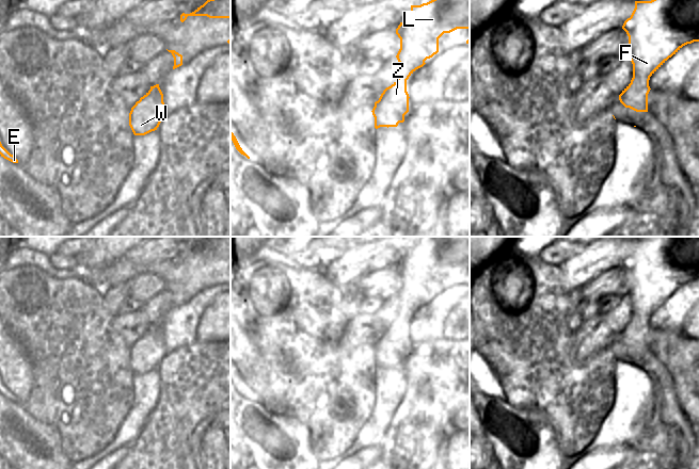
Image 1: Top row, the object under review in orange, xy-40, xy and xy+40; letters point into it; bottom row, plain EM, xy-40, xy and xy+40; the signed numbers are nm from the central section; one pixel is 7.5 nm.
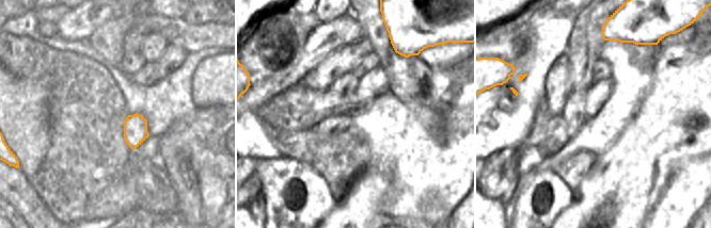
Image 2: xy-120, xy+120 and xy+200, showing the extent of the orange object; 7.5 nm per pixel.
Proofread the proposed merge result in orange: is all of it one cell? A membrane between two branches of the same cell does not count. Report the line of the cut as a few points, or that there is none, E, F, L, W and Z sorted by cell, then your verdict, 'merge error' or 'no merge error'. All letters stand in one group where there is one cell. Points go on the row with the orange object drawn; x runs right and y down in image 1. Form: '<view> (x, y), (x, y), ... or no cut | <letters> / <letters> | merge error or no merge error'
xy+40 (633, 75), (639, 75), (648, 80) | E W Z / F L | merge error

